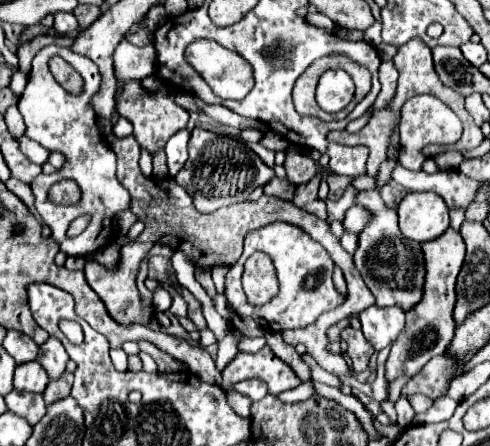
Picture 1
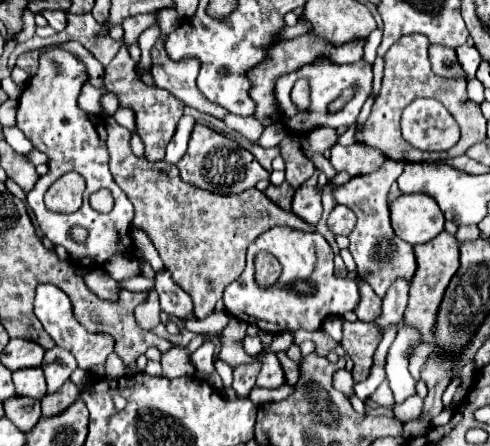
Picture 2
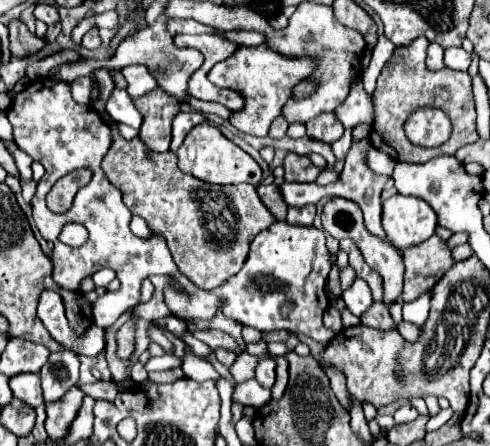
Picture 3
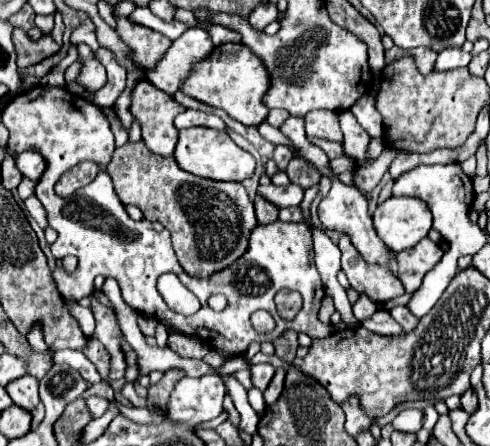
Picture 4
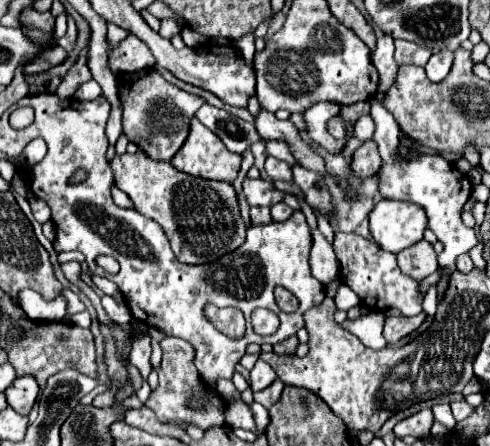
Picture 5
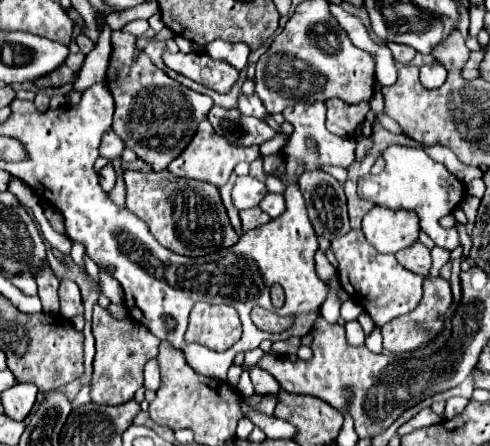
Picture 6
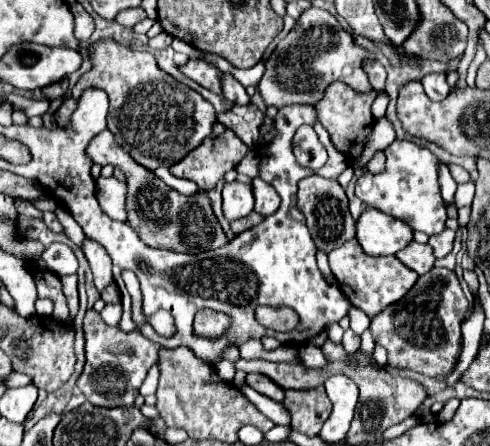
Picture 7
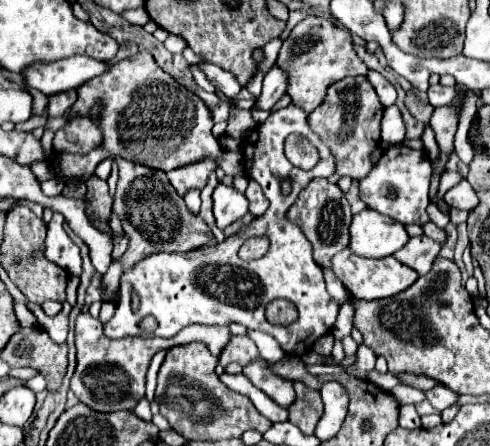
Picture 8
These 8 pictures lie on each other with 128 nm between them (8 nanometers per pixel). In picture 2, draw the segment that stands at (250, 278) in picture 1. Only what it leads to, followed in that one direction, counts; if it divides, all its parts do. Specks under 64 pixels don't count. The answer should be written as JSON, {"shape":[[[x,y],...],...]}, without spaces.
{"shape":[[[260,252],[256,256],[256,280],[258,280],[258,284],[272,286],[278,276],[280,276],[278,260],[266,252]]]}

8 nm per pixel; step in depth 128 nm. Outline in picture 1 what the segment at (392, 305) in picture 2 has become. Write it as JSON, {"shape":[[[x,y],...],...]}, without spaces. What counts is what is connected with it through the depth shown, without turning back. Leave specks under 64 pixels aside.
{"shape":[[[370,306],[368,310],[360,312],[358,318],[362,322],[362,332],[366,340],[376,350],[390,346],[404,328],[404,310],[400,306]]]}

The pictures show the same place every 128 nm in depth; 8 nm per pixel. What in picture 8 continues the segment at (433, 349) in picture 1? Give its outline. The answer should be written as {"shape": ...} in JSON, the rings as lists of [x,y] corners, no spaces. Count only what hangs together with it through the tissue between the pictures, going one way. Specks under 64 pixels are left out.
{"shape":[[[414,236],[406,242],[406,246],[402,250],[398,250],[394,254],[394,258],[400,260],[402,264],[410,266],[412,270],[416,270],[420,276],[424,276],[426,272],[430,272],[432,262],[436,260],[440,248],[442,246],[428,236]]]}

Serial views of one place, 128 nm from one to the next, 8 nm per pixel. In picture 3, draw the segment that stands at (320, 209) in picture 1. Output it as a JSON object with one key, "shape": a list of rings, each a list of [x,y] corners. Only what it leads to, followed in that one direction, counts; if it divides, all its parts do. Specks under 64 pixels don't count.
{"shape":[[[302,206],[302,208],[288,208],[286,222],[290,224],[304,224],[310,226],[316,216],[316,206]]]}

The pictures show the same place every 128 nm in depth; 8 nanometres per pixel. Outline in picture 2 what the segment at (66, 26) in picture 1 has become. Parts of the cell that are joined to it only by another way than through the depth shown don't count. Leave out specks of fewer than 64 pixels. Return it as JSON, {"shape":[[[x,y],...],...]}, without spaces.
{"shape":[[[42,10],[40,12],[46,20],[48,20],[48,24],[54,28],[54,30],[64,30],[64,26],[66,26],[66,14],[62,12],[62,10]]]}

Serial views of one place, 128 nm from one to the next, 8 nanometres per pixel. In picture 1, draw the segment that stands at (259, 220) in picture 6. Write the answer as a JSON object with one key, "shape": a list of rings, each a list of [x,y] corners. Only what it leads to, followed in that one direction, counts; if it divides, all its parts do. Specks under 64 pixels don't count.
{"shape":[[[272,178],[266,186],[264,186],[264,194],[268,194],[268,196],[276,196],[276,198],[282,198],[282,200],[292,200],[292,196],[294,196],[294,184],[292,182],[288,182],[288,180],[280,180],[280,178]]]}

